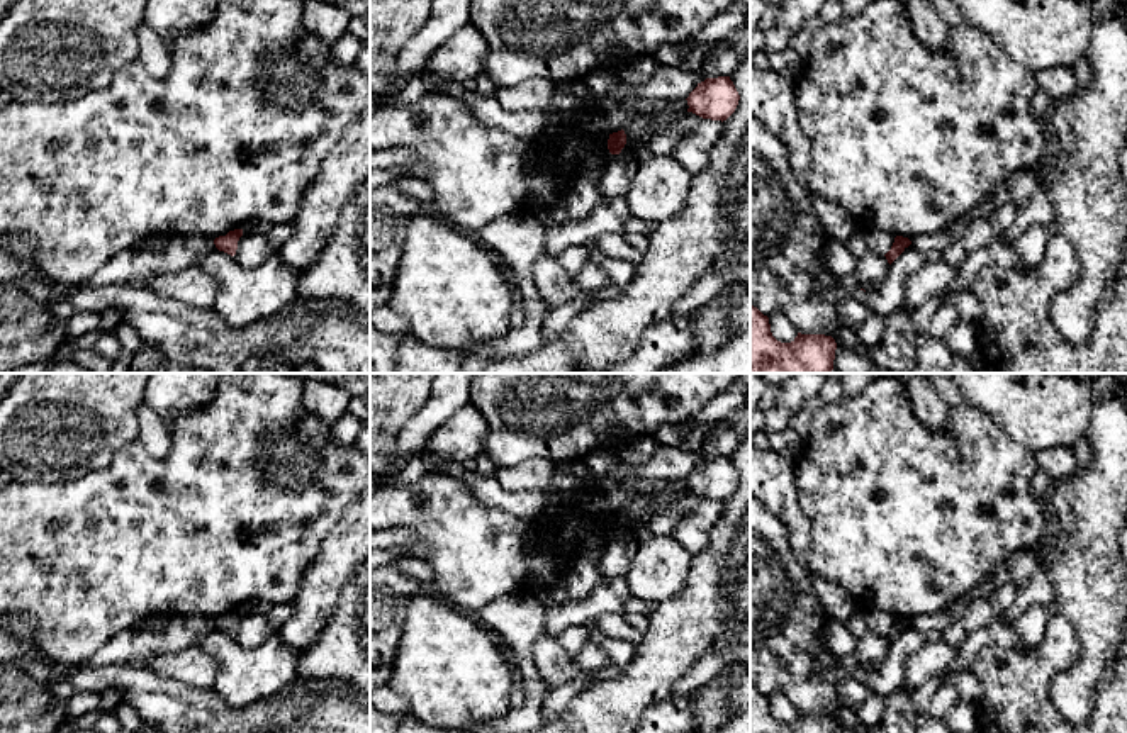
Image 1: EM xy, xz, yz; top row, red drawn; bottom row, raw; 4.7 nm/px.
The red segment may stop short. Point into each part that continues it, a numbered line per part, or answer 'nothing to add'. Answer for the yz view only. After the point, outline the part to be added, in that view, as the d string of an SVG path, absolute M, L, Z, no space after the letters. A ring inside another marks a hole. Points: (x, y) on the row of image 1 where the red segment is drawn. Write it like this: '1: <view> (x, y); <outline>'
nothing to add

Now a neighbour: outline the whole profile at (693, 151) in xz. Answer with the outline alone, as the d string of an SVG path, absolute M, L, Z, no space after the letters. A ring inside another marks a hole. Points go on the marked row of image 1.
M704 119L674 146L672 158L696 175L708 166L709 153L721 134L721 120Z

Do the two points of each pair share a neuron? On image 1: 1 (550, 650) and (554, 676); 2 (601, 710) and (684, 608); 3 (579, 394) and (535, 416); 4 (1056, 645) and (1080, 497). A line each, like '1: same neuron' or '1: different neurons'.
1: same neuron
2: same neuron
3: same neuron
4: different neurons

